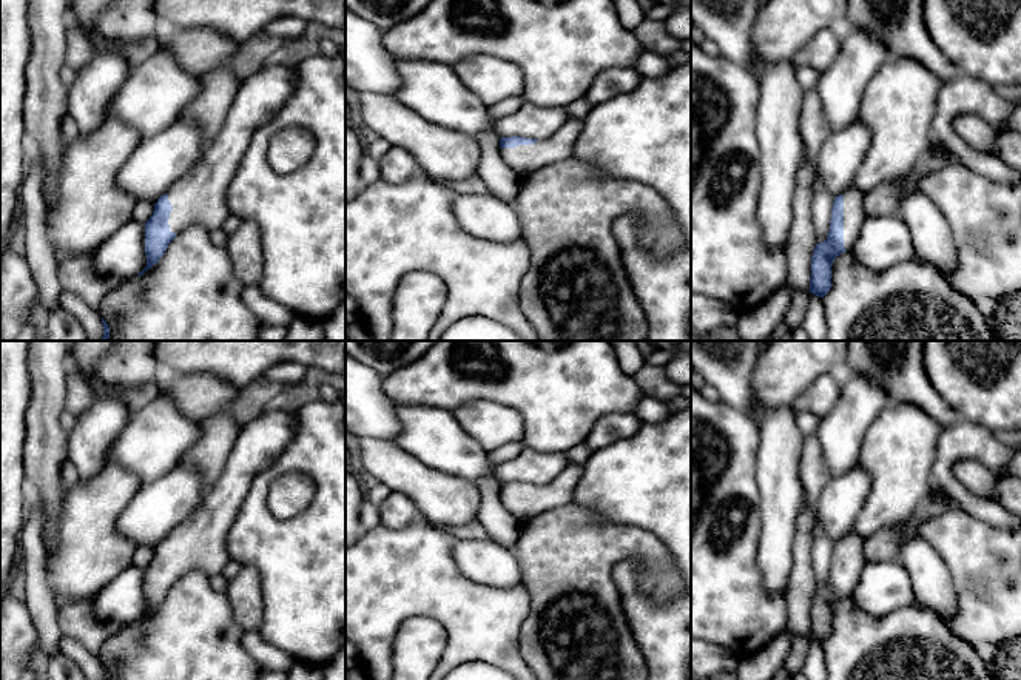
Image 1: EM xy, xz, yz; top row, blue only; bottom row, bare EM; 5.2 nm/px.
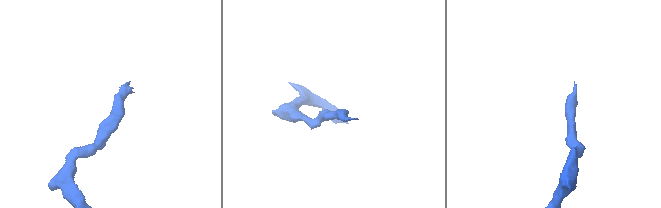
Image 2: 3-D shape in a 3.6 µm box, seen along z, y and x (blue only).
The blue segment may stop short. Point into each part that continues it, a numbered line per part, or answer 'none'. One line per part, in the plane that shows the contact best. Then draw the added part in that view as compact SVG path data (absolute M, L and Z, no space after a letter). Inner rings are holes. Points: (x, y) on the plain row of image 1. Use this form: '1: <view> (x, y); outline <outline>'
1: yz (853, 545); outline M848 532L844 541L844 592L850 597L858 584L859 575L865 564L864 558L864 538L854 532Z

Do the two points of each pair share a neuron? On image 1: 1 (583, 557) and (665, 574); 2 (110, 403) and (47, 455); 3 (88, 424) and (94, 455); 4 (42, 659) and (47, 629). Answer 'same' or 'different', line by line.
1: same
2: different
3: same
4: different

